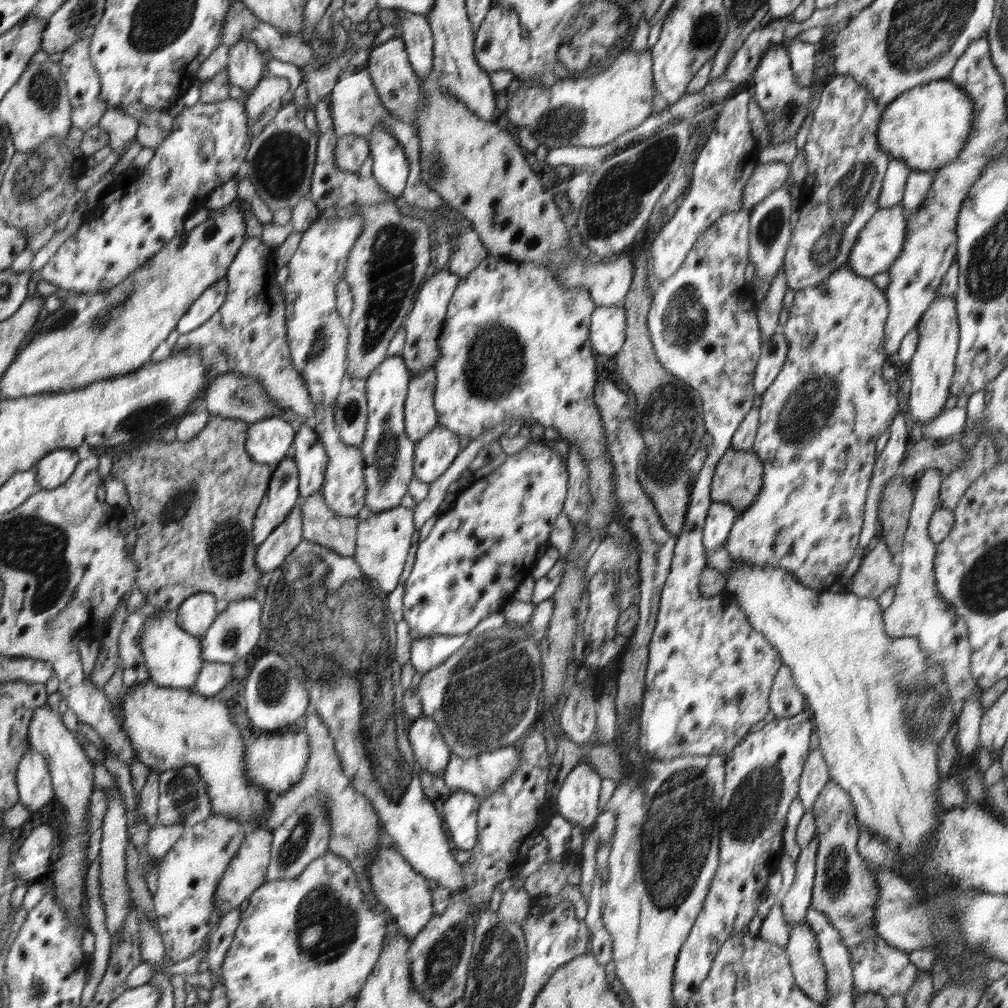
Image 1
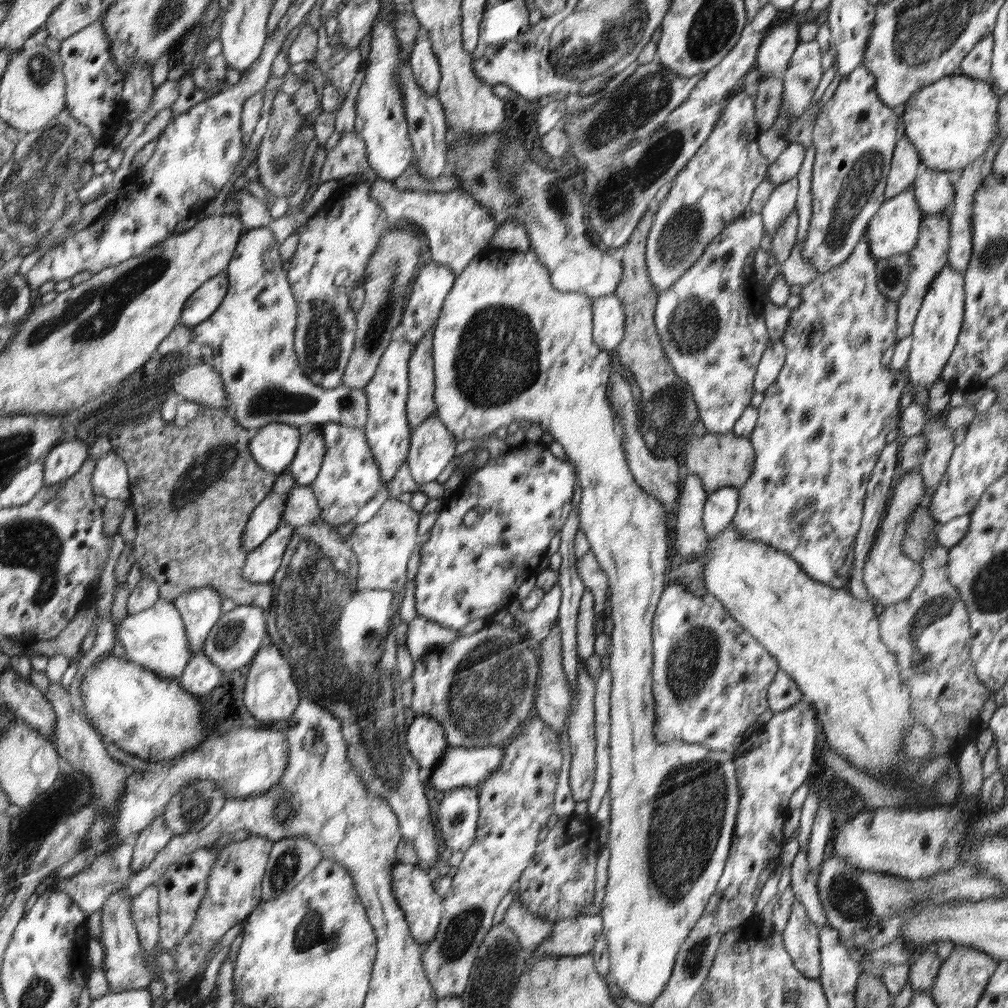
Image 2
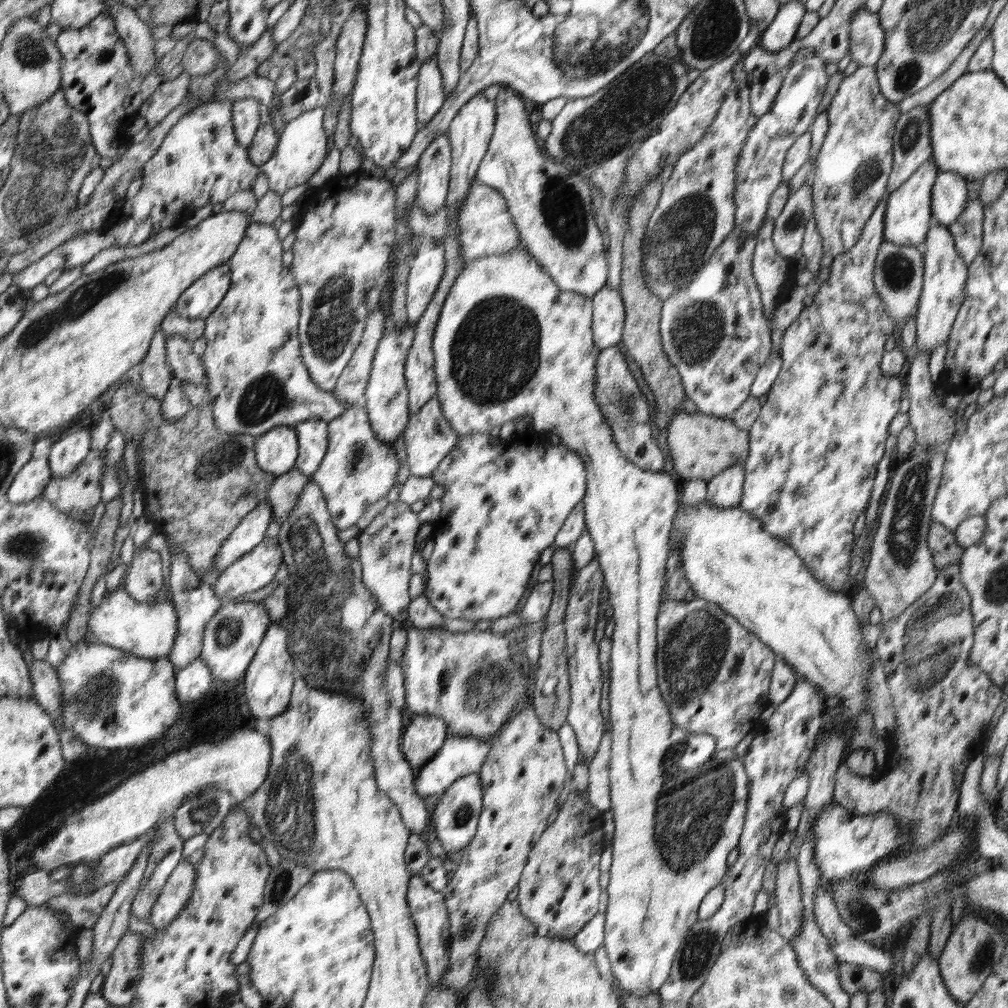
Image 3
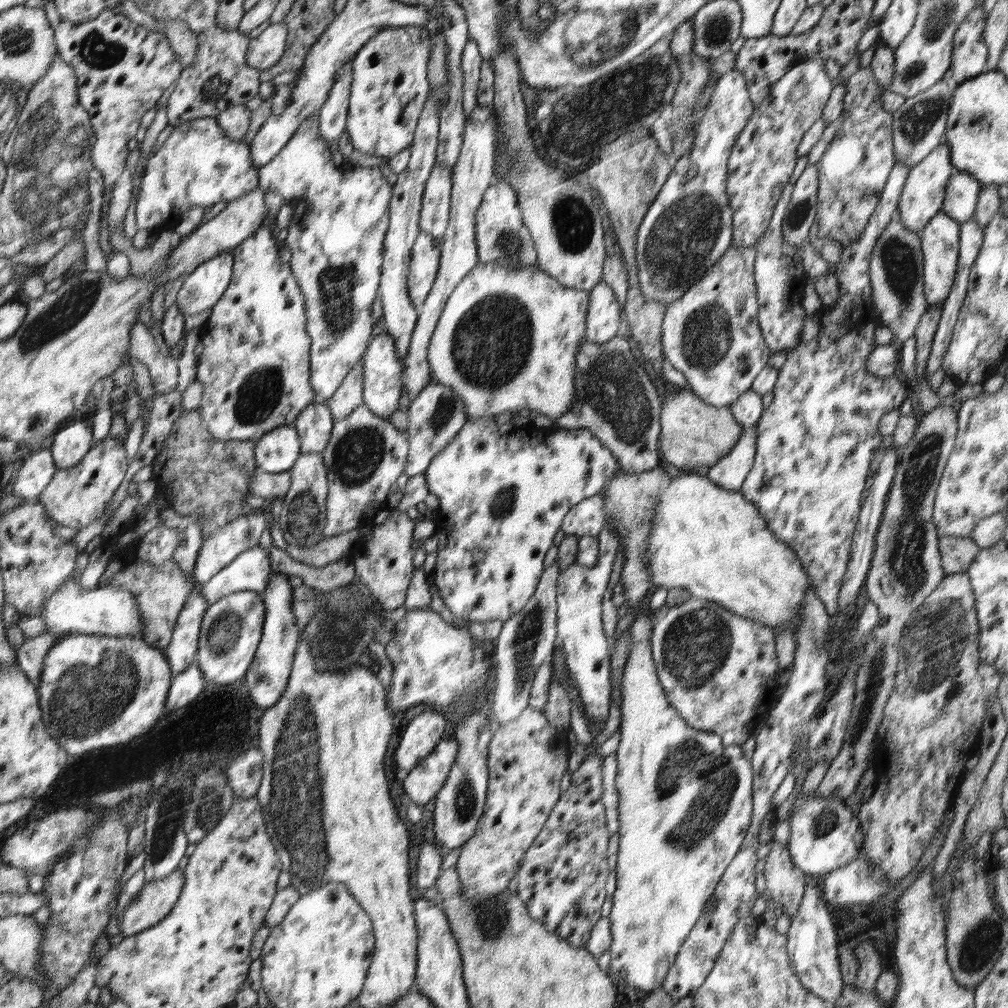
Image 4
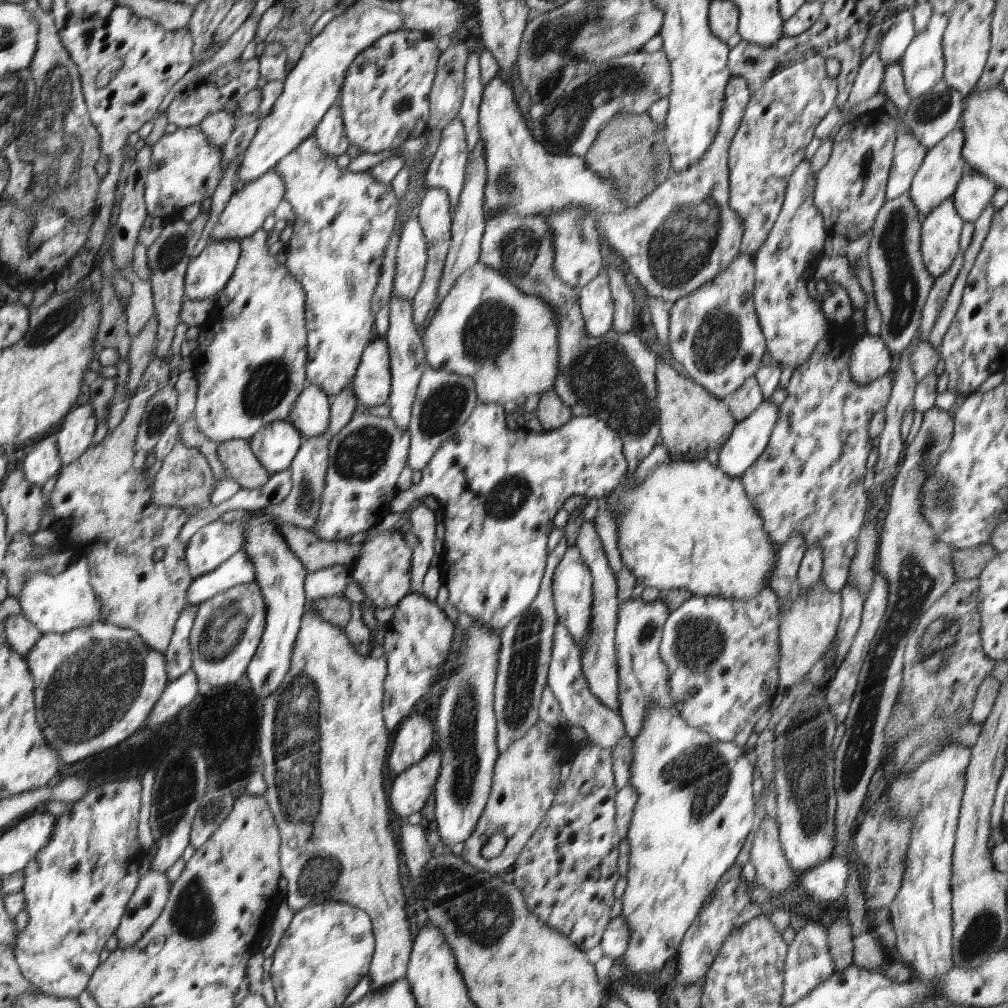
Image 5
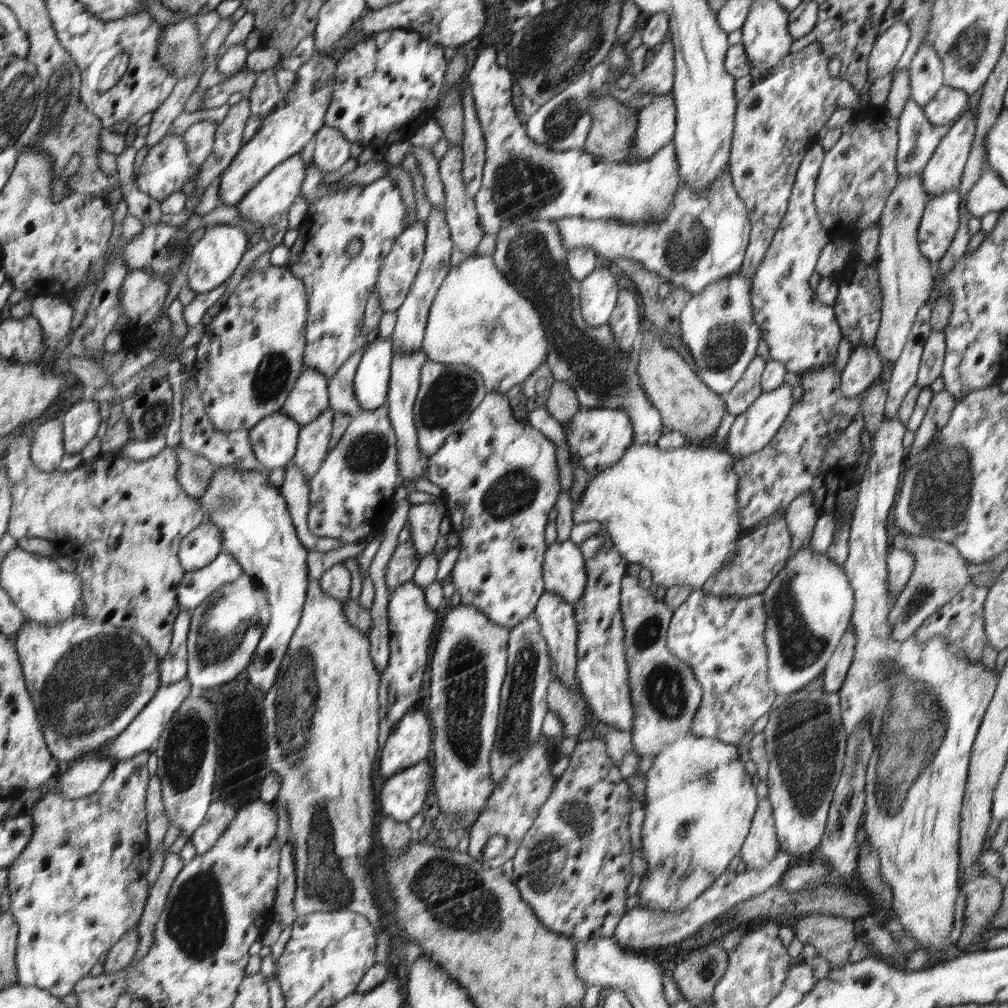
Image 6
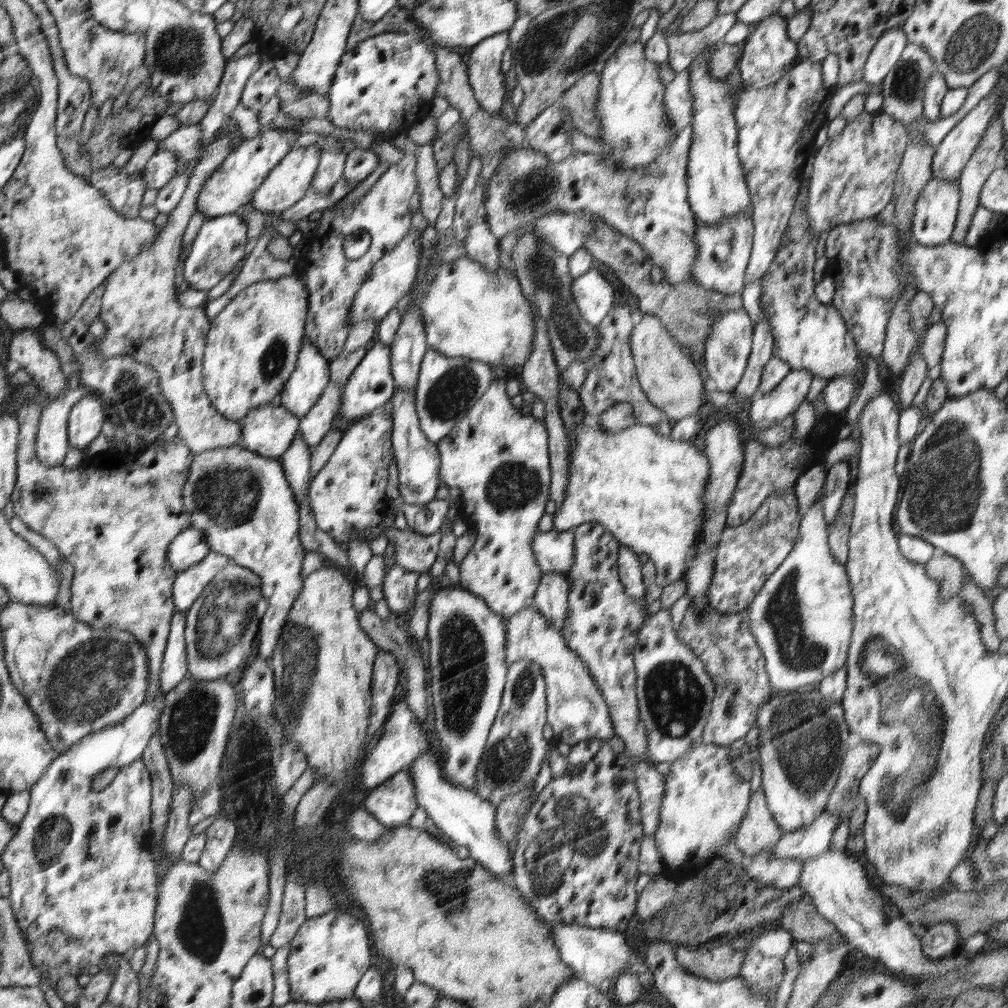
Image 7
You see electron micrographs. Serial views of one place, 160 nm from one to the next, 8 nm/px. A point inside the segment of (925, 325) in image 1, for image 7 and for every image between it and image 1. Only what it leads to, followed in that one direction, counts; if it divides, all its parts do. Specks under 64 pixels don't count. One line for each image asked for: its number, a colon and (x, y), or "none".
2: (936, 327)
3: (944, 276)
4: (940, 237)
5: (941, 230)
6: (940, 221)
7: (933, 220)

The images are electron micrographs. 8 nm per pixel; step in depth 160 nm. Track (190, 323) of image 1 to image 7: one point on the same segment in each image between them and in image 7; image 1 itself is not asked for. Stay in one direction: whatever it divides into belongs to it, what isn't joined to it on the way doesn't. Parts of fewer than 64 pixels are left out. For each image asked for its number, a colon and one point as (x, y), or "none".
2: (204, 302)
3: (205, 295)
4: (202, 289)
5: (208, 274)
6: (212, 259)
7: (210, 258)

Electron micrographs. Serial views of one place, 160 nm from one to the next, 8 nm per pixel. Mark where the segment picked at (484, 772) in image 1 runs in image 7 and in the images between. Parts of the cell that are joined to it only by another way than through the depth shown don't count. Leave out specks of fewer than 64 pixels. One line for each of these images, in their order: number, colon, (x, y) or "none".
2: (460, 766)
3: (460, 755)
4: (422, 784)
5: (411, 789)
6: (402, 797)
7: (393, 802)

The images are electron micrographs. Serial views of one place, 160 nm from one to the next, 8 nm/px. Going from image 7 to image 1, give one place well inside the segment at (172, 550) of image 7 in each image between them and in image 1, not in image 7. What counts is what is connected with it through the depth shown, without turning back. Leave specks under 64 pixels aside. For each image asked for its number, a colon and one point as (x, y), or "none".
1: (283, 495)
2: (266, 518)
3: (250, 533)
4: (220, 549)
5: (215, 542)
6: (203, 545)

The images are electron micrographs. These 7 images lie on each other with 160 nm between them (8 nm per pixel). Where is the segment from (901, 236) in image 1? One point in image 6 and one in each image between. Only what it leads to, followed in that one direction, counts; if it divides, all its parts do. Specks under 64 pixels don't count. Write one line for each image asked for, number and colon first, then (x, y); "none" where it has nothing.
2: (894, 229)
3: (908, 217)
4: (922, 196)
5: (936, 180)
6: (943, 172)

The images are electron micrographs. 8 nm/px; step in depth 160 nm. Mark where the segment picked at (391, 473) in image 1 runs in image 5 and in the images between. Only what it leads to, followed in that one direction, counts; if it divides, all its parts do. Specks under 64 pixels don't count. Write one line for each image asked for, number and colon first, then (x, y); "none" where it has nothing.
2: (389, 432)
3: (386, 397)
4: (383, 383)
5: (372, 382)

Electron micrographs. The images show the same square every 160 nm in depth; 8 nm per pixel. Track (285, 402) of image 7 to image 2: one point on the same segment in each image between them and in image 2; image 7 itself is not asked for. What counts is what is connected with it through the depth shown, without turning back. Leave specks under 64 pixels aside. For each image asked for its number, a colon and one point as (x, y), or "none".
2: (305, 468)
3: (312, 434)
4: (314, 424)
5: (310, 414)
6: (309, 398)

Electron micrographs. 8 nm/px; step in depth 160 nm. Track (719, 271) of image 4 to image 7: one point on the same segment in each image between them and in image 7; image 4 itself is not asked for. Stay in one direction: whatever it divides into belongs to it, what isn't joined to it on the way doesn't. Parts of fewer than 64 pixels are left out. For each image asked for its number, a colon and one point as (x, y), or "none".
5: (714, 334)
6: (716, 325)
7: (730, 339)

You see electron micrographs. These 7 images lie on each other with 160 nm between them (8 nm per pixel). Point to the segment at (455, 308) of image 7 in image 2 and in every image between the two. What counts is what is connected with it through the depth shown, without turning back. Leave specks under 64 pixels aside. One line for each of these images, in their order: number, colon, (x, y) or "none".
2: (509, 347)
3: (509, 343)
4: (507, 340)
5: (504, 339)
6: (478, 319)

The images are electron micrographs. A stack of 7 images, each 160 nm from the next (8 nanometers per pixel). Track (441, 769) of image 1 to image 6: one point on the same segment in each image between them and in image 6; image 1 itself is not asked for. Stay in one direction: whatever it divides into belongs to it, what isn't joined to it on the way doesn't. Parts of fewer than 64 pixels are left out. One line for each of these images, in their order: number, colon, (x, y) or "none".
2: (426, 739)
3: (424, 738)
4: (422, 735)
5: (412, 743)
6: (410, 740)

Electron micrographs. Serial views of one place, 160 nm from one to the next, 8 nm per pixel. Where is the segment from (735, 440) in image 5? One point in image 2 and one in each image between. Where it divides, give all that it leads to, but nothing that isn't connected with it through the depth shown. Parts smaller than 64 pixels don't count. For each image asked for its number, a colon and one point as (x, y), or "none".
2: (720, 508)
3: (725, 490)
4: (729, 472)

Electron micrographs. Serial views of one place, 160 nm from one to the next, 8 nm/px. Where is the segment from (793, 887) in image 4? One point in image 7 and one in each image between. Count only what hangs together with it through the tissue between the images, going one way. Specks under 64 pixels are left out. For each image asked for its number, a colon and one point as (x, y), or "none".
5: (772, 869)
6: (760, 846)
7: (758, 831)

